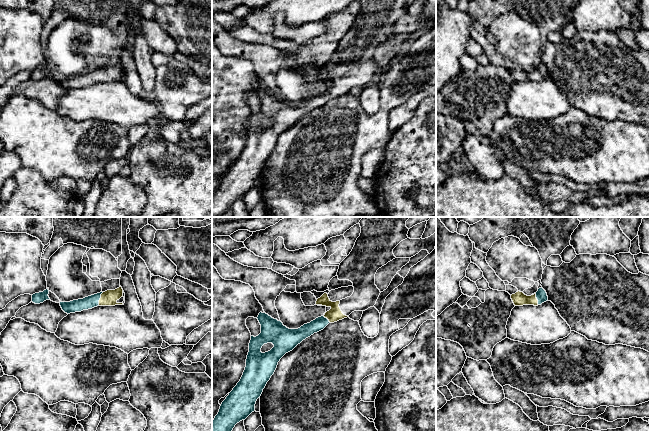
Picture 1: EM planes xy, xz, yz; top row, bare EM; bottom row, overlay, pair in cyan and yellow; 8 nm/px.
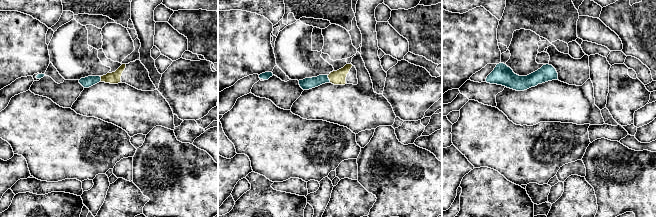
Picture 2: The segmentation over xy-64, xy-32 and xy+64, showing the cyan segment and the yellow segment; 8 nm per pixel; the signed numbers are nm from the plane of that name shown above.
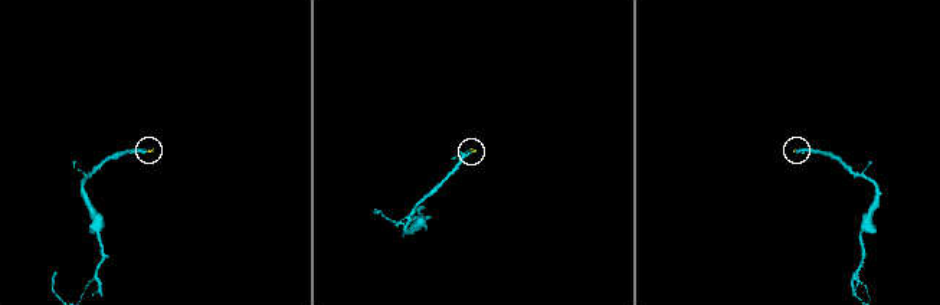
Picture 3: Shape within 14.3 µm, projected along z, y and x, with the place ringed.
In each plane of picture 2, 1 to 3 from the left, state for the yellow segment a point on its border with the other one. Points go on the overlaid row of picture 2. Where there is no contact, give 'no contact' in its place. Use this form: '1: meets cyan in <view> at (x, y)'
1: meets cyan in xy-64 at (100, 79)
2: meets cyan in xy-32 at (328, 79)
3: no contact

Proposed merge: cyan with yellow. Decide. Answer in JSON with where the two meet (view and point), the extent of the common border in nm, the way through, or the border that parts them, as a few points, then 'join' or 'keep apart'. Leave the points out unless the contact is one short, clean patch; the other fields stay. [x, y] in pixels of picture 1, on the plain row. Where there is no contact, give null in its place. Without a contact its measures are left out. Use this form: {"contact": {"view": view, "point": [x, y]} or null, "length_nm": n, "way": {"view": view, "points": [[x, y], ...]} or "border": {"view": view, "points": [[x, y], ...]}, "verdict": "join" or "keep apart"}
{"contact": {"view": "xy", "point": [99, 75]}, "length_nm": 120, "way": {"view": "xy", "points": [[92, 77], [99, 75], [108, 74]]}, "verdict": "join"}

